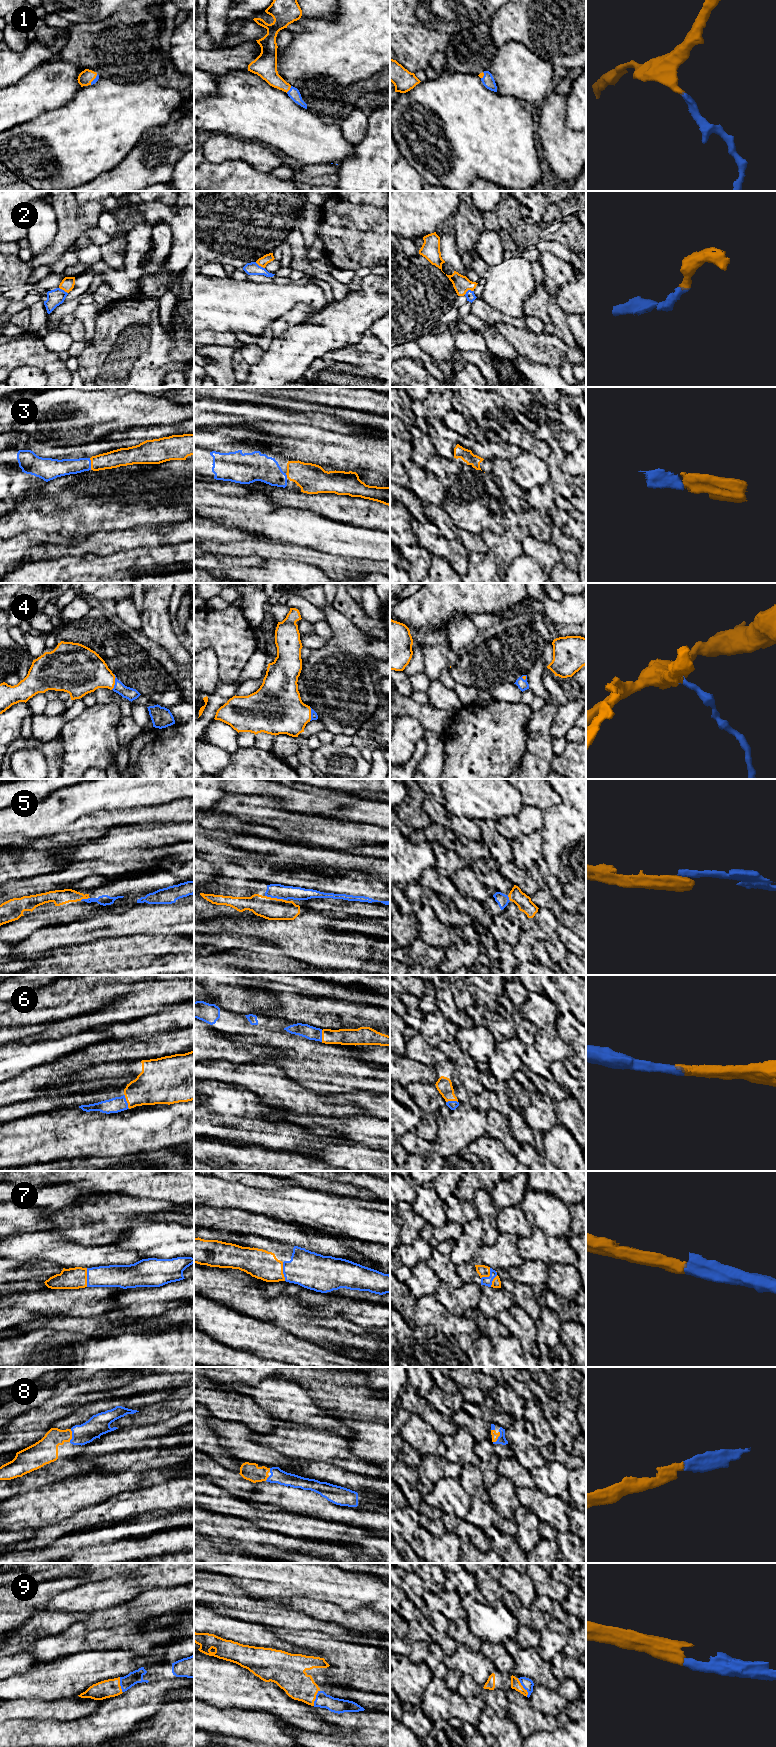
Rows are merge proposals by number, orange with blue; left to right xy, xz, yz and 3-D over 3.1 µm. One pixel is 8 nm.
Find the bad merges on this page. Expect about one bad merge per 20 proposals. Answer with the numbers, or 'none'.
none

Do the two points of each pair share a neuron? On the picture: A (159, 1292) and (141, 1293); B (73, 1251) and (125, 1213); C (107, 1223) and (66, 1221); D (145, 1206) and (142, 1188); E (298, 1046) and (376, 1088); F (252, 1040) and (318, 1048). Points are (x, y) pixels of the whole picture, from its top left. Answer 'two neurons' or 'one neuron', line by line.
A: one neuron
B: two neurons
C: one neuron
D: two neurons
E: one neuron
F: one neuron

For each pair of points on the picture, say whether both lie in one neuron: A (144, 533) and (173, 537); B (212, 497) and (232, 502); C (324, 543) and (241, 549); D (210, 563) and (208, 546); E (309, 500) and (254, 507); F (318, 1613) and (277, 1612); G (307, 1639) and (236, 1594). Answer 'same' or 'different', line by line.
A: same
B: same
C: different
D: different
E: different
F: different
G: different

